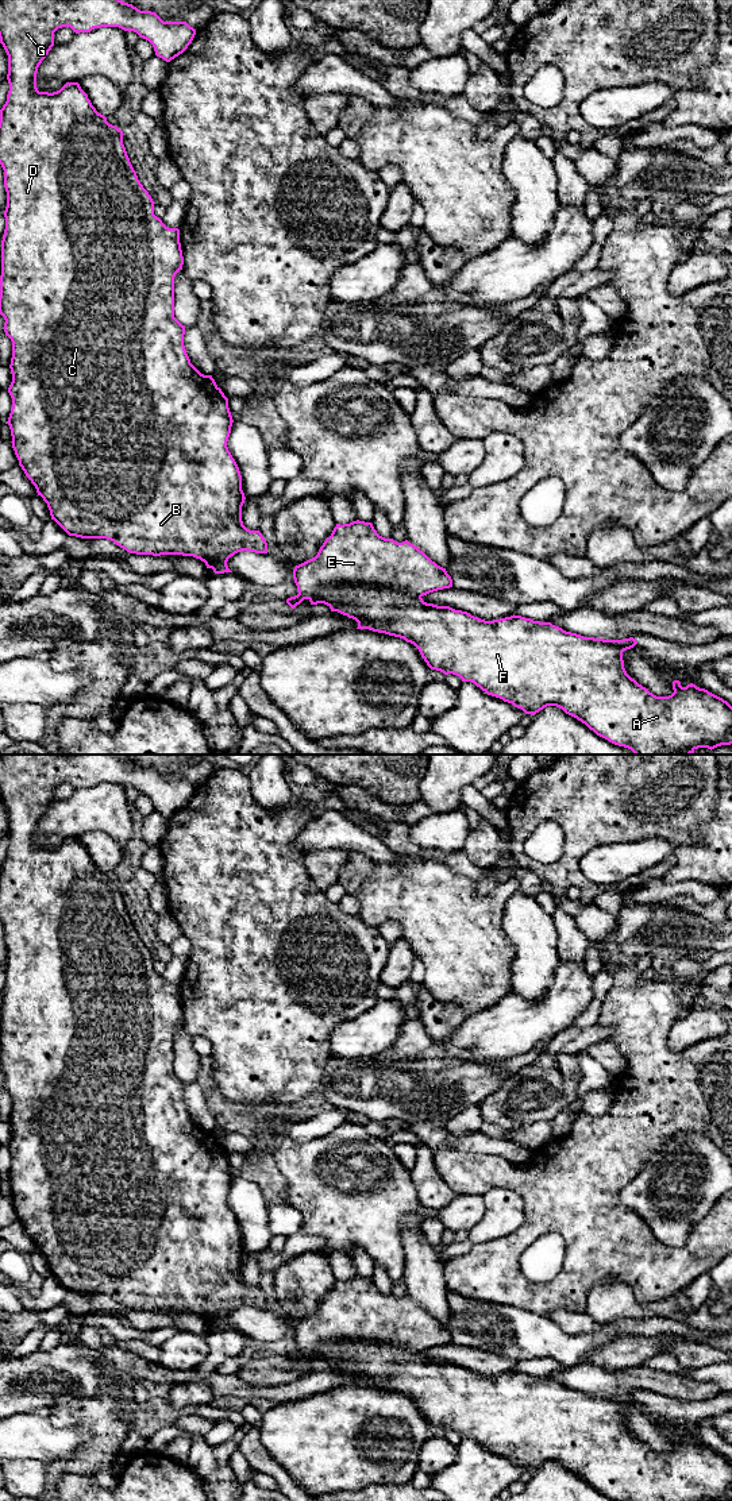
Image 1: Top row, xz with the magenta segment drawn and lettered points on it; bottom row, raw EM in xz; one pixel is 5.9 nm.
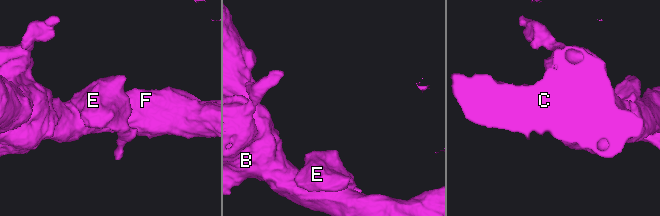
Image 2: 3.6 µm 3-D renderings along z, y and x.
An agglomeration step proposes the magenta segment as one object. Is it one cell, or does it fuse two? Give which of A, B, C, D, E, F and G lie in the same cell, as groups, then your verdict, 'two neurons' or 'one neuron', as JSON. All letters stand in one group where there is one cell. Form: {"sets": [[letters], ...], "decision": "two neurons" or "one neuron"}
{"sets": [["A", "B", "C", "D", "F", "G"], ["E"]], "decision": "two neurons"}

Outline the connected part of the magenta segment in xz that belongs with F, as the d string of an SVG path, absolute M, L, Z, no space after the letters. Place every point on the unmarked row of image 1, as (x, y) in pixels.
M327 1343L309 1358L324 1359L331 1367L355 1375L357 1385L404 1394L419 1405L431 1425L471 1438L525 1470L556 1462L615 1501L732 1500L732 1462L727 1456L693 1439L682 1443L679 1436L673 1438L671 1451L656 1452L627 1429L623 1408L637 1400L633 1393L583 1393L551 1378L515 1370L485 1377L389 1343Z

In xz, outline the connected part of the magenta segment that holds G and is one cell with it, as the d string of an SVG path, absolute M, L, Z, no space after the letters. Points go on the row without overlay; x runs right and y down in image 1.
M0 755L0 799L3 800L8 811L8 830L7 836L9 840L9 846L7 850L7 857L0 865L0 921L4 926L4 944L7 948L7 962L4 966L5 985L1 996L1 1031L0 1031L0 1070L4 1073L4 1088L12 1097L12 1114L11 1114L11 1130L12 1138L8 1143L8 1149L12 1154L12 1164L7 1180L11 1185L12 1204L19 1216L19 1222L24 1227L26 1232L35 1242L38 1251L43 1254L50 1266L51 1276L54 1276L69 1292L76 1292L81 1294L107 1294L113 1297L120 1304L130 1309L136 1311L182 1311L193 1312L205 1319L207 1324L212 1324L215 1330L232 1328L227 1317L231 1312L238 1308L249 1307L255 1309L267 1309L267 1299L259 1286L250 1286L243 1281L242 1277L242 1262L244 1259L244 1249L242 1246L242 1231L239 1223L228 1207L227 1197L231 1189L232 1172L228 1164L228 1154L224 1151L221 1145L216 1141L212 1131L201 1130L192 1119L186 1110L184 1101L185 1081L182 1081L174 1073L174 1033L182 1026L184 1012L180 999L180 985L166 983L159 973L154 971L154 957L149 948L143 944L138 935L136 927L134 926L130 914L127 911L126 903L123 900L123 887L116 881L107 877L107 873L96 867L92 861L88 850L81 845L78 838L66 838L59 846L49 849L39 848L36 844L36 829L42 817L46 814L51 803L54 802L54 788L58 784L70 783L76 790L90 788L93 784L100 783L119 783L124 787L134 787L140 794L149 796L155 807L155 811L170 818L180 810L182 810L188 802L192 799L196 786L190 783L186 777L163 777L155 768L140 767L132 760L124 759L120 755Z

